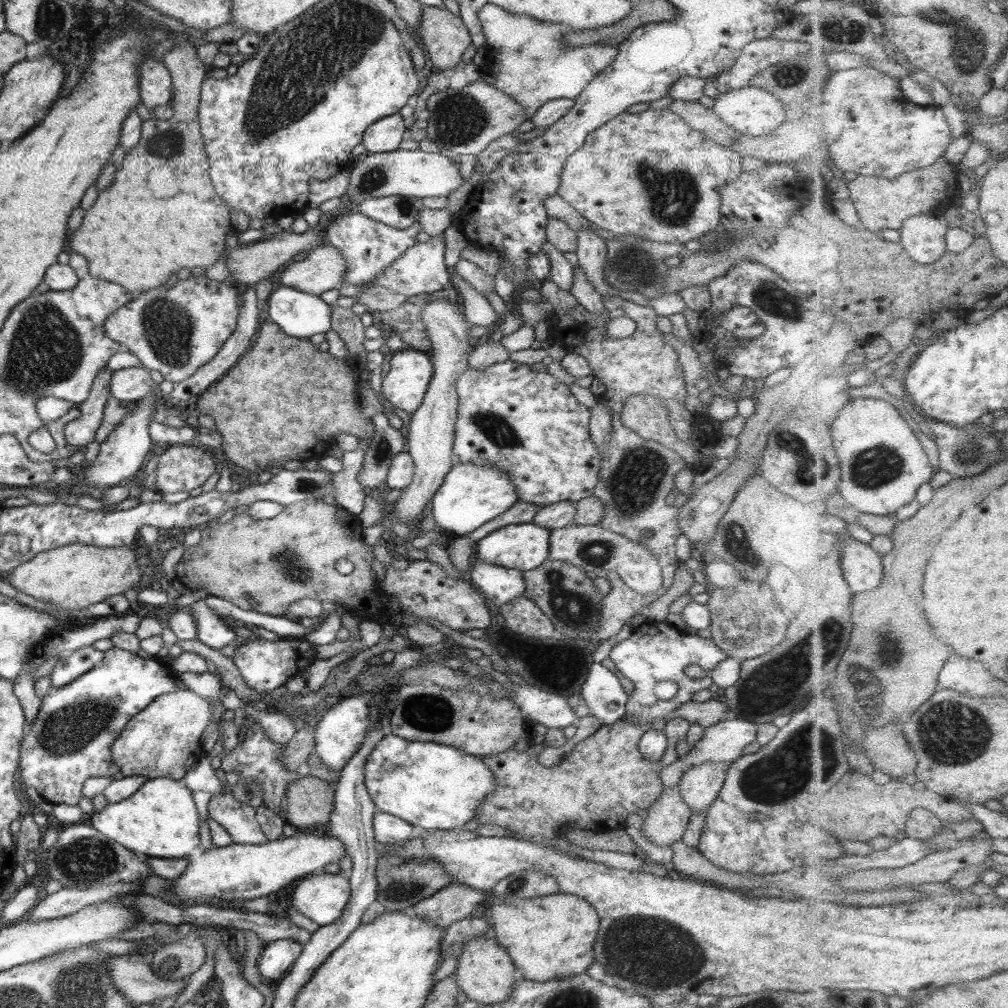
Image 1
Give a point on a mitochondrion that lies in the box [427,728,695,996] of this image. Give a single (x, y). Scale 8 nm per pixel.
(515, 886)

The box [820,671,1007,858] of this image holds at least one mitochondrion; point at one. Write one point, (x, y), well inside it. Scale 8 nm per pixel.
(945, 720)

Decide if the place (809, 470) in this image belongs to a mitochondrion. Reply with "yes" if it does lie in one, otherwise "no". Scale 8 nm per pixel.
yes

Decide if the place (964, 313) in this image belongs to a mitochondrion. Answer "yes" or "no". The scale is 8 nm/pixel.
no

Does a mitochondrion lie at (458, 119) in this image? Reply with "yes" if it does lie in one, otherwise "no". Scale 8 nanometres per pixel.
yes

